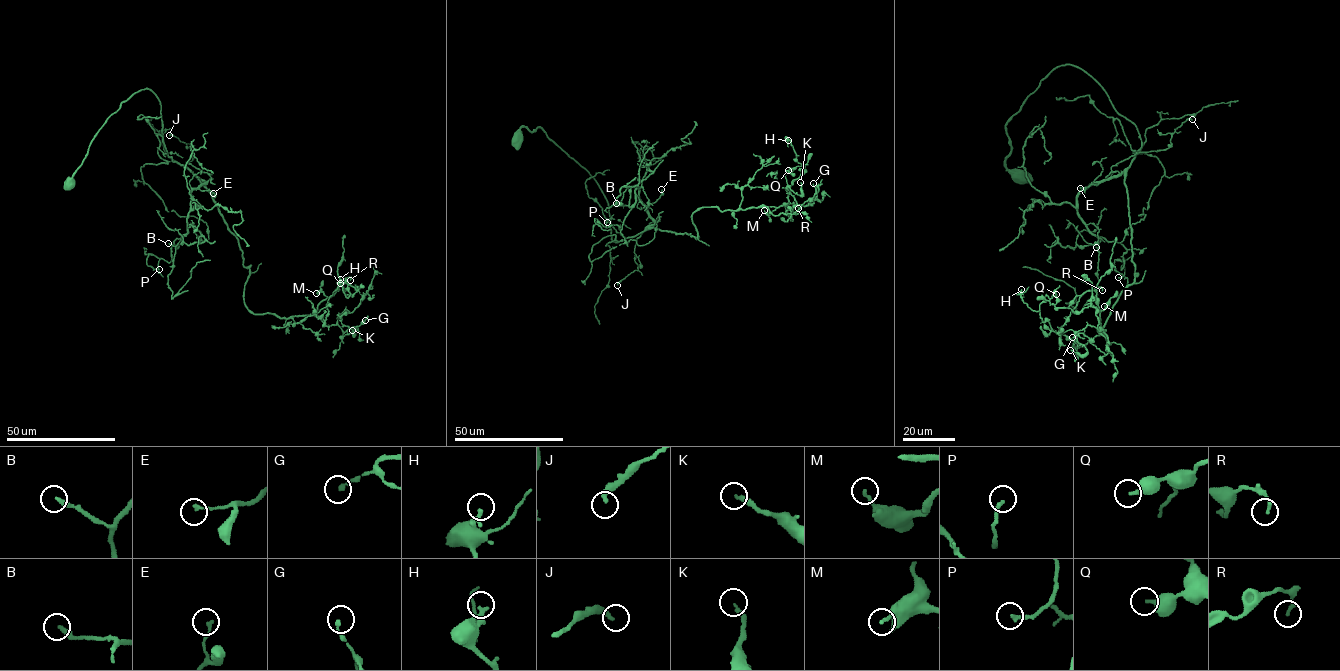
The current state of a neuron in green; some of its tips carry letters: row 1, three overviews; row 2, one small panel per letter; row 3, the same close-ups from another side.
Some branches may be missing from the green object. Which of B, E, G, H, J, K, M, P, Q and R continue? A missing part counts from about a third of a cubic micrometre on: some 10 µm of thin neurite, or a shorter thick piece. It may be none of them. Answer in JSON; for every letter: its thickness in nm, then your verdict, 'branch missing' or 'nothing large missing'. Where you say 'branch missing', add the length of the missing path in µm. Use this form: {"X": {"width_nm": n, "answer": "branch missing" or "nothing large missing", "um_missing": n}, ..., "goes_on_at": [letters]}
{"B": {"width_nm": 260, "answer": "nothing large missing"}, "E": {"width_nm": 180, "answer": "nothing large missing"}, "G": {"width_nm": 180, "answer": "nothing large missing"}, "H": {"width_nm": 240, "answer": "nothing large missing"}, "J": {"width_nm": 260, "answer": "nothing large missing"}, "K": {"width_nm": 240, "answer": "nothing large missing"}, "M": {"width_nm": 180, "answer": "nothing large missing"}, "P": {"width_nm": 200, "answer": "nothing large missing"}, "Q": {"width_nm": 360, "answer": "nothing large missing"}, "R": {"width_nm": 150, "answer": "nothing large missing"}, "goes_on_at": []}

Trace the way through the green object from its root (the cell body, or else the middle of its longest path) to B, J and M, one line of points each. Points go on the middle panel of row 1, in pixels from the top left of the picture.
B: (517, 139), (540, 127), (587, 171), (613, 242), (654, 222), (638, 187), (630, 206), (616, 203)
J: (517, 139), (540, 127), (587, 171), (613, 242), (659, 216), (636, 240), (641, 267), (617, 285)
M: (517, 139), (540, 127), (587, 171), (613, 242), (651, 228), (697, 237), (702, 207), (776, 208), (764, 210)

